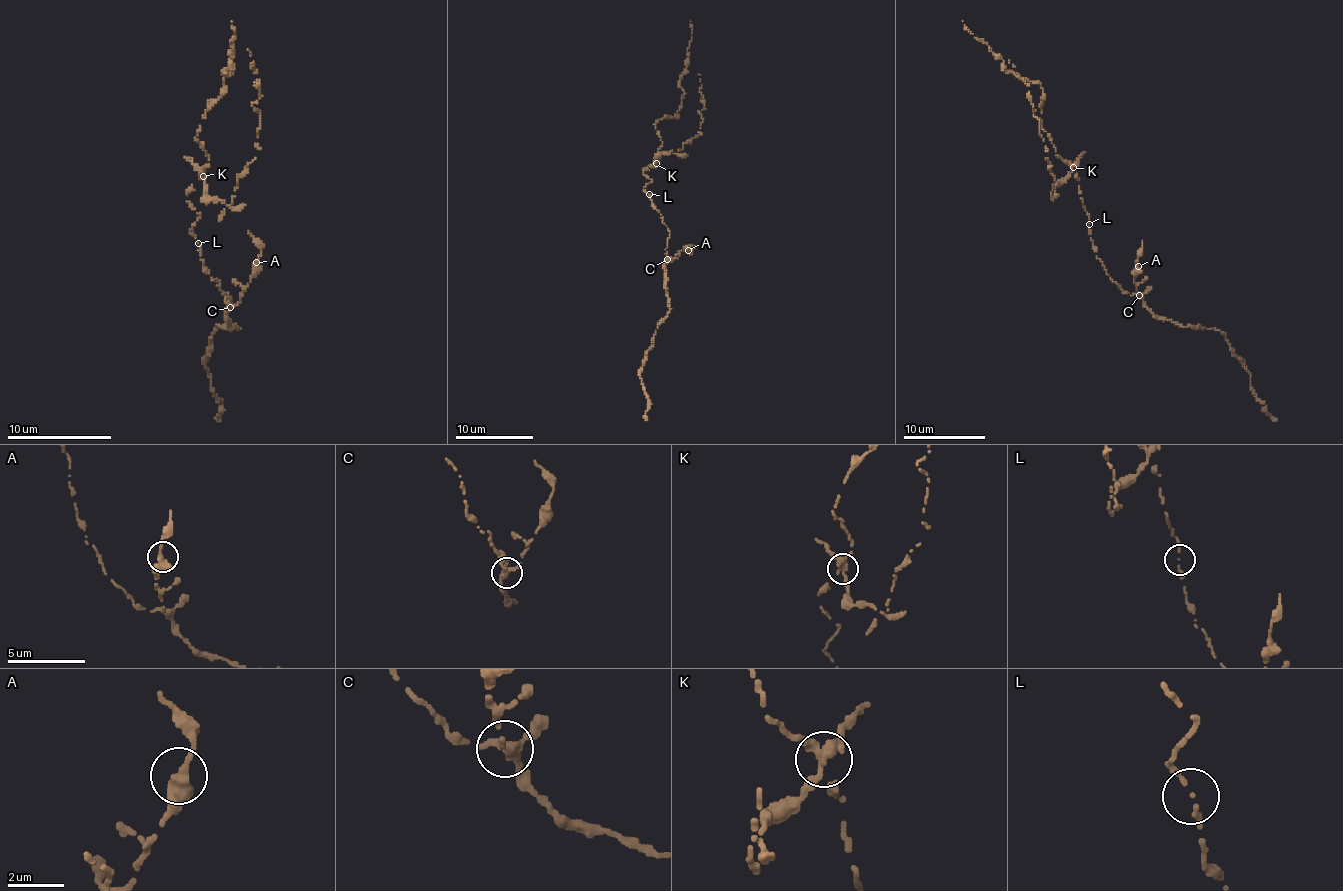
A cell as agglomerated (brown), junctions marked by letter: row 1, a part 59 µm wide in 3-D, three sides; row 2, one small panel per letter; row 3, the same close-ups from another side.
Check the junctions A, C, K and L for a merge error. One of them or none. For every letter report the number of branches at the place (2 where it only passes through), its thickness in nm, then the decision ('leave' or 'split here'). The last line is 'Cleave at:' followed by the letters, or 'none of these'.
A: branches 2; calibre 420 nm; leave
C: branches 3; calibre 300 nm; leave
K: branches 3; calibre 360 nm; split here
L: branches 2; calibre 100 nm; leave
Cleave at: K

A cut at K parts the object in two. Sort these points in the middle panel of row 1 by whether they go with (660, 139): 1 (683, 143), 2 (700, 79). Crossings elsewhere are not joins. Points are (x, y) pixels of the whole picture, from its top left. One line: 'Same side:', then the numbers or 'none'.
Same side: none

